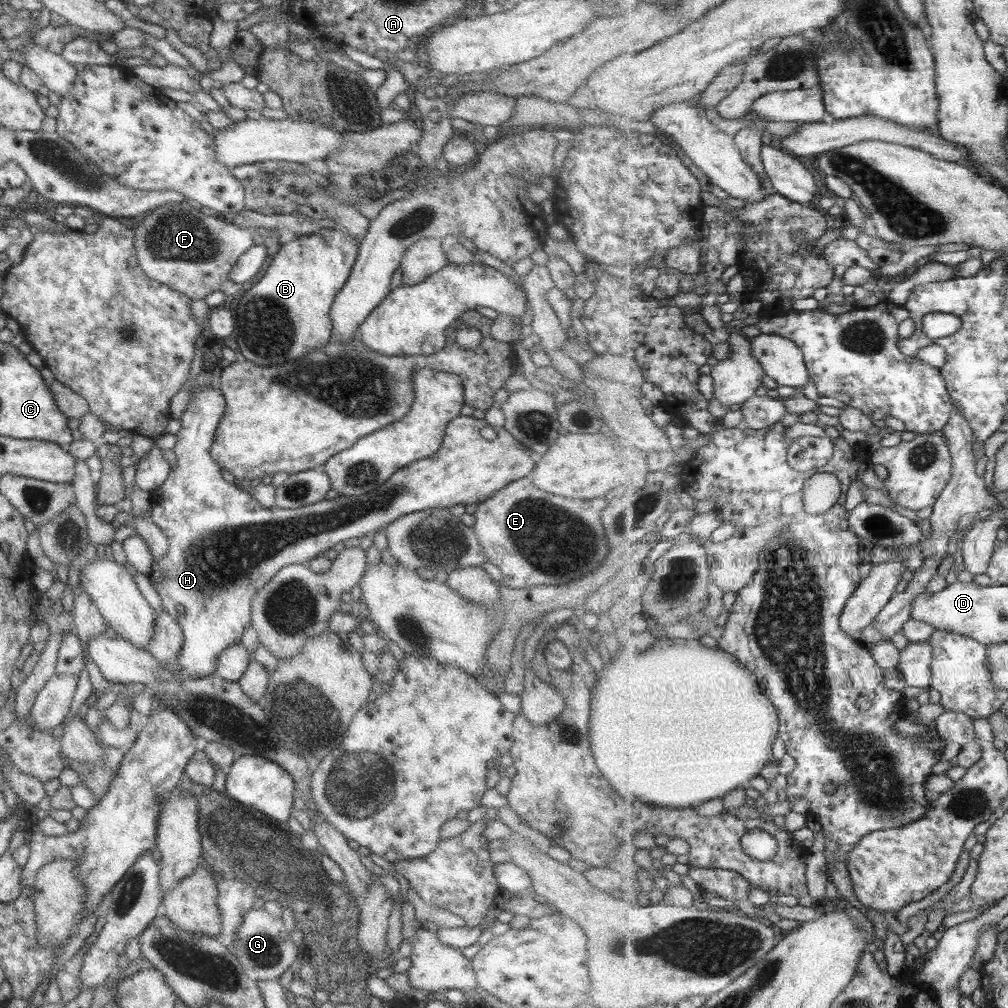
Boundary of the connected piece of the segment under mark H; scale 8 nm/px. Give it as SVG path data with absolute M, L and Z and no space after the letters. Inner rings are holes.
M215 381L207 387L191 391L186 409L178 418L180 428L173 448L175 465L155 490L149 512L150 521L166 536L168 549L163 556L152 562L147 577L159 595L162 610L171 615L181 629L182 643L176 658L179 670L174 672L182 681L200 679L214 672L219 653L230 644L240 642L244 628L250 626L251 597L280 568L291 564L306 564L312 558L325 554L337 542L362 536L371 537L405 514L429 509L449 509L458 504L478 505L506 484L527 476L534 465L529 451L502 427L495 428L493 440L486 440L479 435L479 429L485 426L483 420L458 415L446 424L442 443L435 454L410 462L395 471L383 484L363 495L323 499L295 509L275 506L261 508L247 491L223 480L219 465L211 460L209 447L223 411L224 398ZM177 606L183 608L183 614L176 611Z

